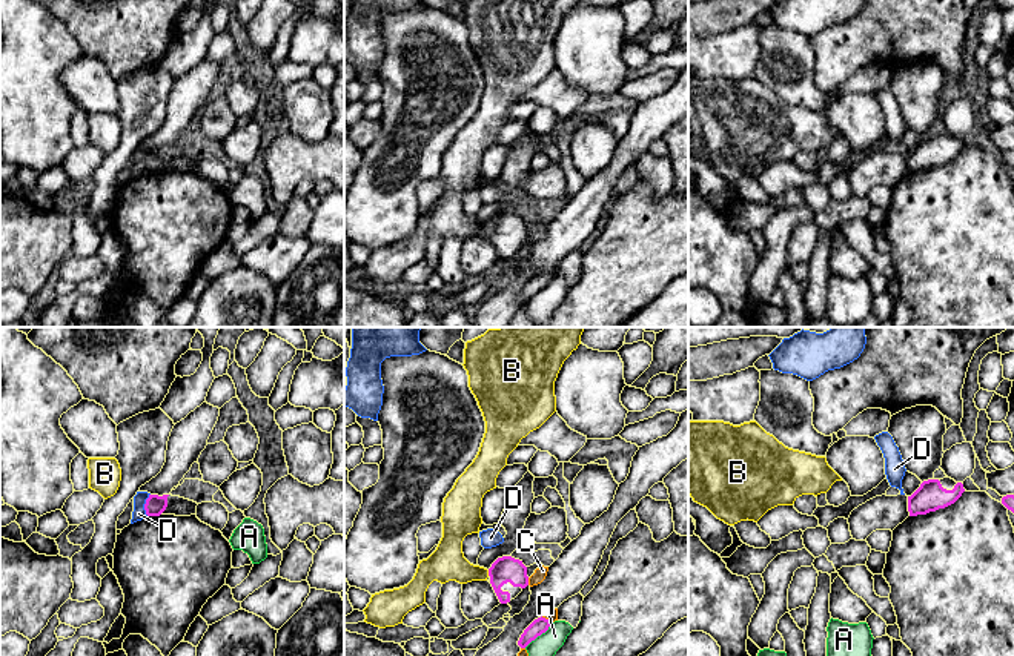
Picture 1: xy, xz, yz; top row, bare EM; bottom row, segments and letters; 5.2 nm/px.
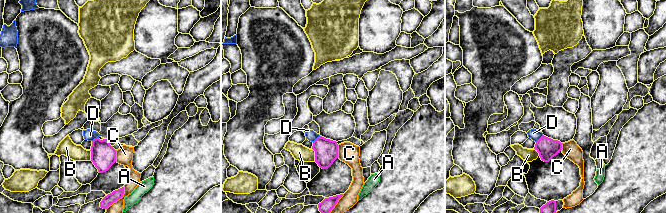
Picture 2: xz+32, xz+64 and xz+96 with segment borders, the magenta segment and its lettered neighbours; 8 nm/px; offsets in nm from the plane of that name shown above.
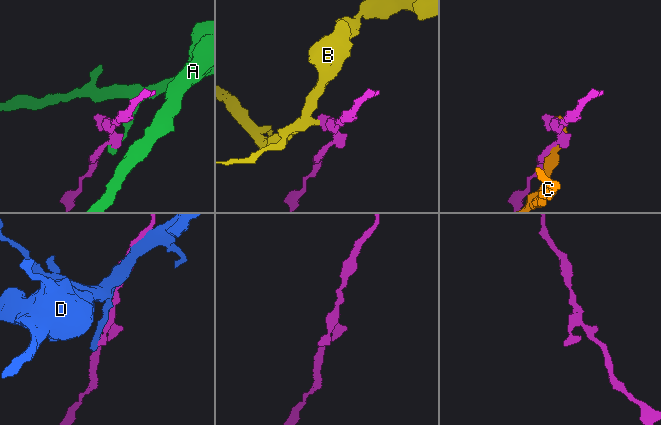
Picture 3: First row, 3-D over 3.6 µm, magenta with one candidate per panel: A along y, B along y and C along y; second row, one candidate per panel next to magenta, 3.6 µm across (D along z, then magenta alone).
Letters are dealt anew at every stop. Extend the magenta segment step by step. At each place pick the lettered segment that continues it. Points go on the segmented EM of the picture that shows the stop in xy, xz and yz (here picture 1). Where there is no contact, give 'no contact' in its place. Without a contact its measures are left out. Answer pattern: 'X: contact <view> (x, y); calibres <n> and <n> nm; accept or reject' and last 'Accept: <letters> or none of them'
A: contact xz (538, 635); calibres 90 and 120 nm; reject
B: contact xz (489, 573); calibres 140 and 190 nm; reject
C: contact xz (547, 619); calibres 90 and 60 nm; reject
D: contact xy (145, 504); calibres 100 and 70 nm; reject
Accept: none of them

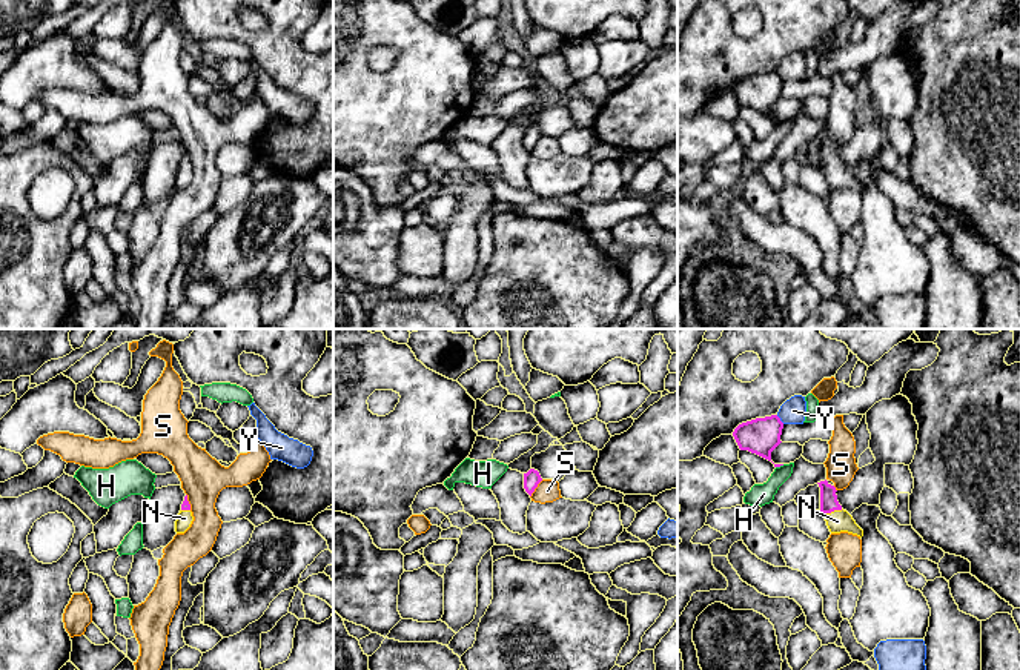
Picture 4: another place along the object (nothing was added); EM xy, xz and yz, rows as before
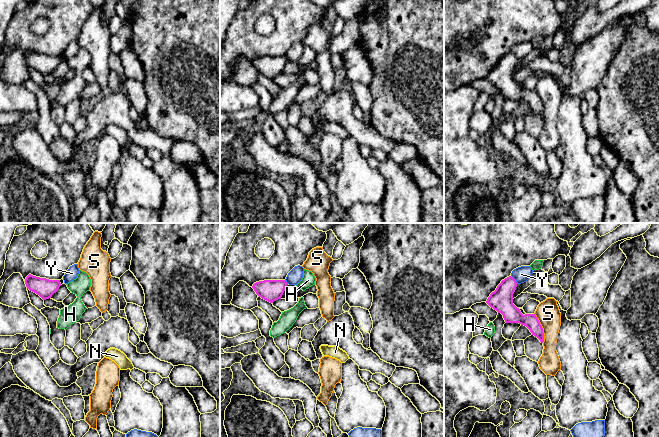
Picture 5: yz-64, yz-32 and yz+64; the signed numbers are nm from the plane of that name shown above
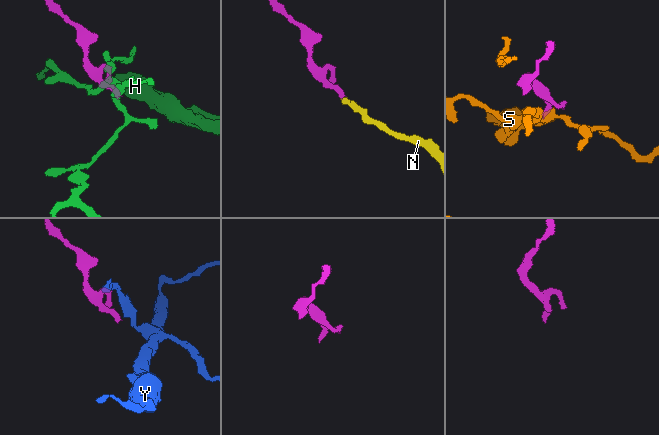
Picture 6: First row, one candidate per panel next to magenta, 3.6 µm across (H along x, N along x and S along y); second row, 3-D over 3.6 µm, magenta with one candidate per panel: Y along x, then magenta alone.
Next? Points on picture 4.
H: contact yz (779, 466); calibres 190 and 110 nm; reject
N: contact yz (833, 510); calibres 100 and 120 nm; accept
S: contact xz (535, 487); calibres 90 and 120 nm; reject
Y: contact yz (779, 420); calibres 190 and 140 nm; reject
Accept: N

